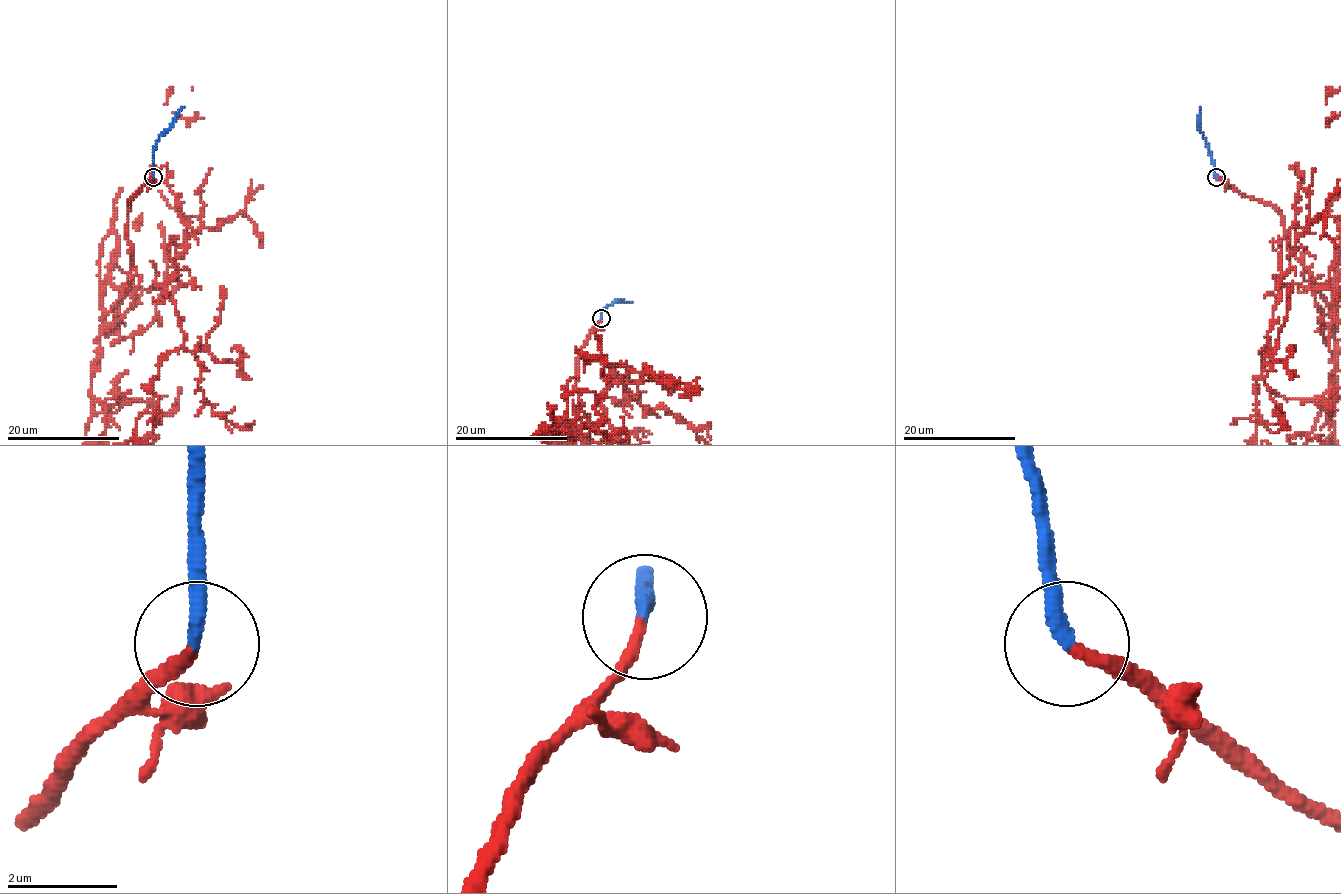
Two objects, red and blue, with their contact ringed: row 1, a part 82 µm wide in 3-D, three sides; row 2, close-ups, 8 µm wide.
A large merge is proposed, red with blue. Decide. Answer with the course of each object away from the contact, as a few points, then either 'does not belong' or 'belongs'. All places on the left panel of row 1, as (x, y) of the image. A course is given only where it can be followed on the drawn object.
blue via (154, 176), (155, 143), (183, 106) | belongs

